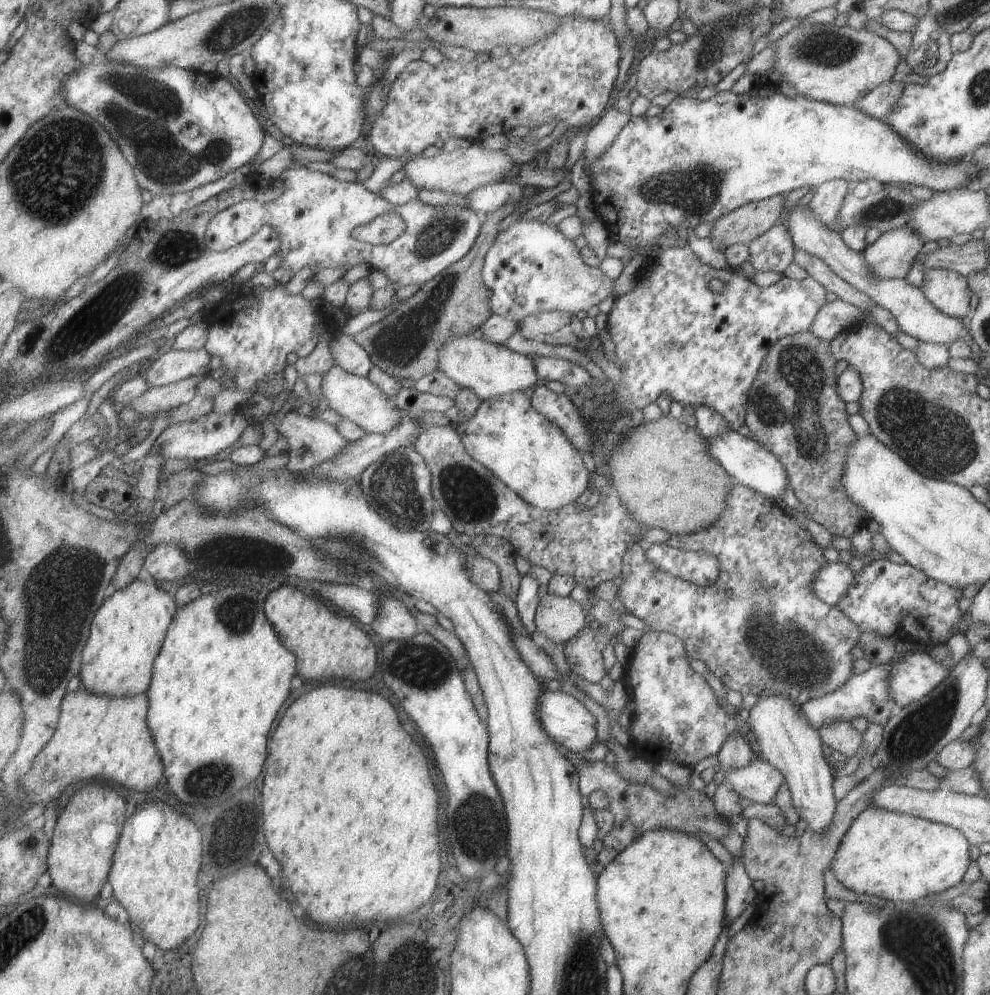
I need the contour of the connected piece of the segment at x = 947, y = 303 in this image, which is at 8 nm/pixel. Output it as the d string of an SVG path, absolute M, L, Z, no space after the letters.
M926 270L919 281L923 296L934 308L954 319L971 316L969 301L972 293L965 277L947 270Z

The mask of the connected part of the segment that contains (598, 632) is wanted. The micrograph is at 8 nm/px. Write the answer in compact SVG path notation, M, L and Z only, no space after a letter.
M595 624L562 642L565 662L573 675L597 684L607 674L601 651L612 643L612 635Z

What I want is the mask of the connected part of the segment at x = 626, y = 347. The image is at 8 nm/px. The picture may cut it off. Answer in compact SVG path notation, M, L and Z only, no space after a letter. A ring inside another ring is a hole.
M689 247L684 248L667 248L655 249L655 254L651 256L648 261L645 261L646 265L637 270L635 273L636 279L632 289L625 294L614 298L611 310L608 312L606 330L611 336L611 341L614 344L614 354L616 359L616 367L619 368L620 377L617 382L608 383L603 387L603 392L609 391L613 398L612 404L620 408L624 412L631 412L634 409L643 409L647 404L655 403L655 400L660 395L666 395L670 398L670 401L676 401L681 406L689 405L692 408L697 406L706 406L711 408L714 412L727 422L727 426L733 431L740 431L744 425L744 419L746 416L746 403L747 403L747 392L753 384L753 378L757 374L757 370L761 368L761 360L768 354L769 346L775 342L775 340L781 339L783 336L793 335L799 332L805 332L809 330L815 320L816 313L821 310L821 306L826 304L825 301L825 288L821 287L813 280L813 278L807 277L804 280L791 280L781 275L781 279L767 288L761 288L752 284L749 279L745 278L743 274L737 272L735 268L725 267L722 270L715 270L707 264L700 262L699 258L690 250ZM712 279L719 279L723 282L723 292L711 292L709 290L709 282Z

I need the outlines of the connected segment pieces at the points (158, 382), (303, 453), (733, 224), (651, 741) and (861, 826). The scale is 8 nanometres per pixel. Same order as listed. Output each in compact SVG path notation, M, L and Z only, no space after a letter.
M205 347L201 350L171 349L152 361L145 372L145 380L152 388L171 385L191 376L205 377L210 372L211 356Z
M291 409L274 427L289 447L287 451L289 462L284 466L289 472L305 472L313 468L315 464L329 462L345 448L345 444L349 444L349 441L345 440L333 425L319 420L317 417L301 416Z
M781 194L735 208L713 222L711 234L708 236L712 248L726 249L732 244L751 243L778 222L781 210L783 210Z
M664 631L645 632L639 642L631 649L633 652L622 668L621 682L627 694L627 700L633 701L635 710L630 716L630 744L636 753L655 763L659 760L675 762L693 768L704 758L716 755L723 742L733 734L743 734L747 725L743 725L736 716L726 716L719 700L712 694L704 678L691 670L689 658L685 653L685 644Z
M866 807L841 838L829 869L827 909L840 918L846 896L875 895L893 903L919 902L962 881L970 859L968 841L951 826Z

